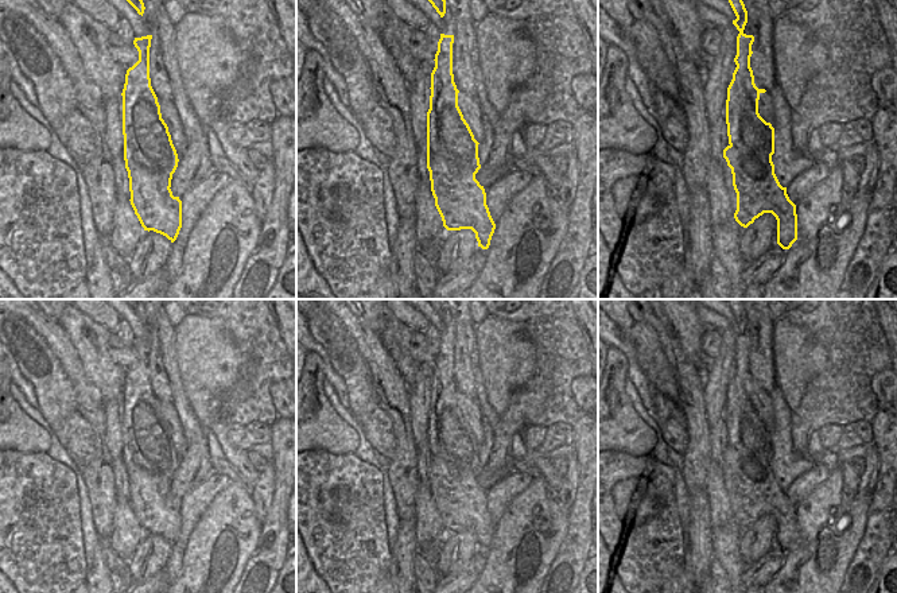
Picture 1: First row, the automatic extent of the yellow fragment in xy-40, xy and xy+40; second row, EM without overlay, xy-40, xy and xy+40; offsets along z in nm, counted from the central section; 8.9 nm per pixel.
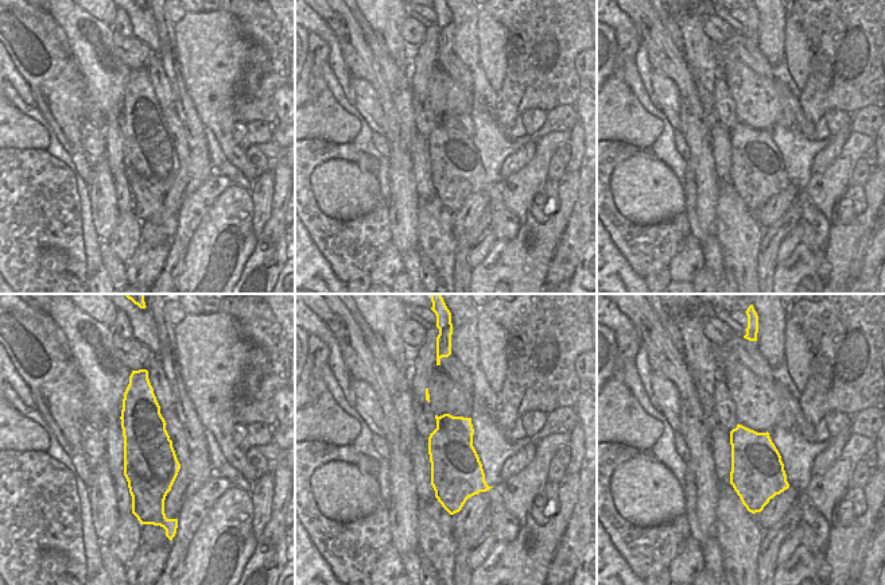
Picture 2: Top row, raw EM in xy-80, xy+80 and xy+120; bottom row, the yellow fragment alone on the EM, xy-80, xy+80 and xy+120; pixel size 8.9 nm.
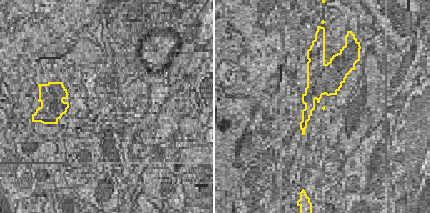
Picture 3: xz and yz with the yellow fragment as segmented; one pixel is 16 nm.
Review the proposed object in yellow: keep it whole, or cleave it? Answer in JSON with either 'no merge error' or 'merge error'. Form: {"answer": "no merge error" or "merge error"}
{"answer": "merge error"}

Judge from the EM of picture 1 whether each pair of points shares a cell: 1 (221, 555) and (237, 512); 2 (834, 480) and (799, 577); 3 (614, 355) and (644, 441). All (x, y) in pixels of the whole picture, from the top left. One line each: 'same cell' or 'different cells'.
1: same cell
2: same cell
3: same cell

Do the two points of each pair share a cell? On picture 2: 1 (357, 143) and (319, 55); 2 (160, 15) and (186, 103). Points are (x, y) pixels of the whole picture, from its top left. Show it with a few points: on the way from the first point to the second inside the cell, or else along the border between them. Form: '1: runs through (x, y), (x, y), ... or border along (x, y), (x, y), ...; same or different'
1: border along (326, 61), (322, 68), (322, 80), (332, 95); different
2: runs through (167, 37), (170, 69), (175, 81); same

